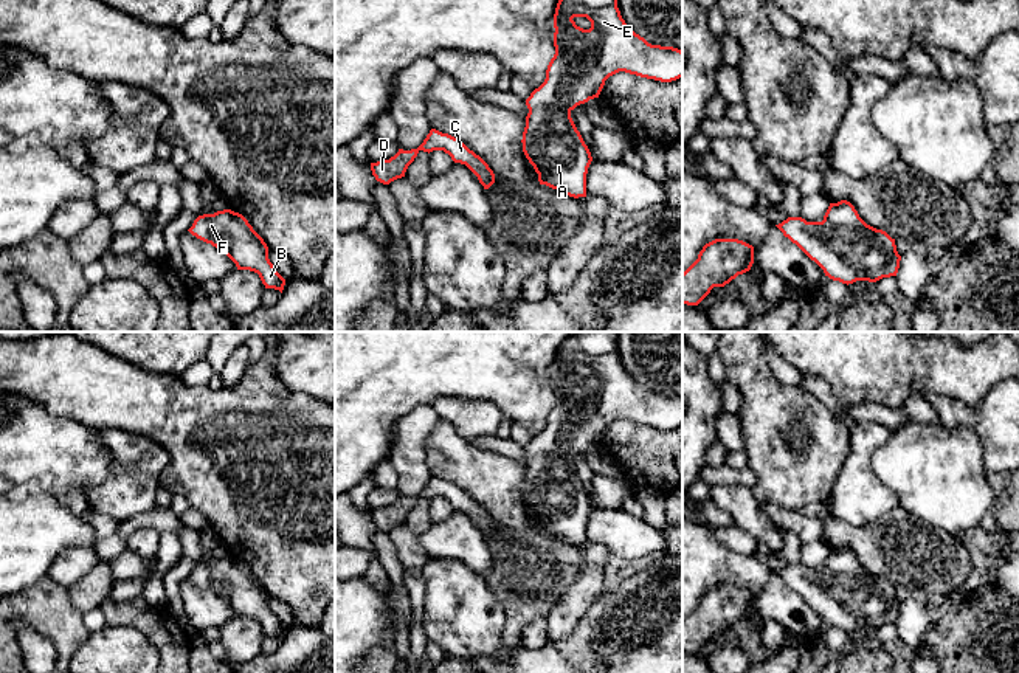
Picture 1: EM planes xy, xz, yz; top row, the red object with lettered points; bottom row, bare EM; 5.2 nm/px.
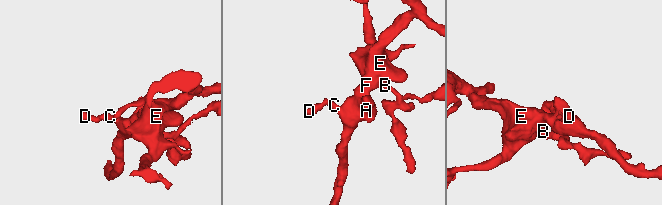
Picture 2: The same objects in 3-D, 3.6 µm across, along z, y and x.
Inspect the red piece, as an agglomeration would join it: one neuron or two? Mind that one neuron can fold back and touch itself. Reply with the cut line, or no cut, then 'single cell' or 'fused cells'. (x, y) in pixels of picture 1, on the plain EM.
no cut | single cell

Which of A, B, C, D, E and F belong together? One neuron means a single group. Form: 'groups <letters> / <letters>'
groups A B C D E F

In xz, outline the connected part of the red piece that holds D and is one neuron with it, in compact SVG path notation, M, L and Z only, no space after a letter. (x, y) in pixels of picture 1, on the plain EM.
M436 476L430 478L417 496L399 496L399 499L389 507L371 510L372 523L383 532L389 532L391 529L405 524L408 513L414 509L420 498L428 501L433 498L444 498L454 510L465 512L478 524L484 537L489 537L495 530L493 518L479 502L470 498L458 485Z

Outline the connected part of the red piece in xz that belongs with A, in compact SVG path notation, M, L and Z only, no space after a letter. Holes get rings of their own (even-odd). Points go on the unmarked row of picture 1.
M577 332L566 338L557 350L554 375L555 402L547 412L544 430L526 447L529 461L521 490L540 532L579 546L586 544L586 521L592 504L571 459L599 445L605 428L619 419L661 430L682 425L682 399L651 392L625 371L617 355L617 332ZM574 364L586 364L591 375L577 374Z

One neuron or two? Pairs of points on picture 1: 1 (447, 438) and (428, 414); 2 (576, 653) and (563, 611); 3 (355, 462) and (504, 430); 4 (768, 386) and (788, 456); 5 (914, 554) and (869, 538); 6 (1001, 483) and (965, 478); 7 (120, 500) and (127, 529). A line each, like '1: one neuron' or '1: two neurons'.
1: two neurons
2: two neurons
3: two neurons
4: one neuron
5: one neuron
6: two neurons
7: two neurons

